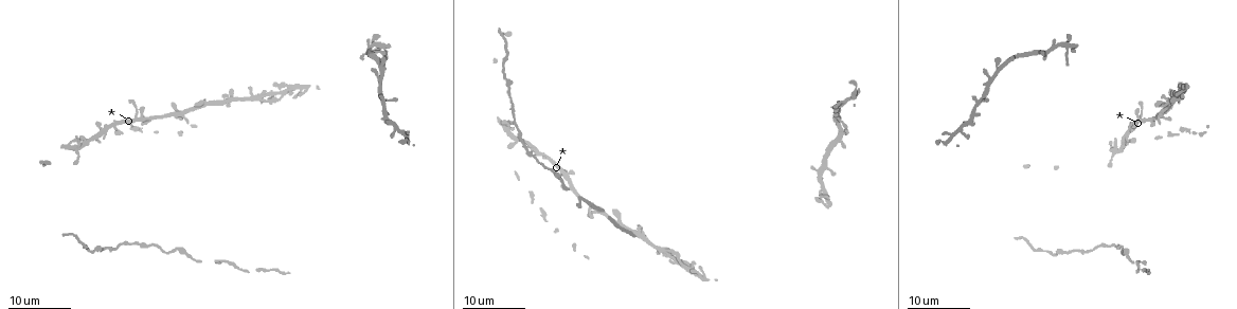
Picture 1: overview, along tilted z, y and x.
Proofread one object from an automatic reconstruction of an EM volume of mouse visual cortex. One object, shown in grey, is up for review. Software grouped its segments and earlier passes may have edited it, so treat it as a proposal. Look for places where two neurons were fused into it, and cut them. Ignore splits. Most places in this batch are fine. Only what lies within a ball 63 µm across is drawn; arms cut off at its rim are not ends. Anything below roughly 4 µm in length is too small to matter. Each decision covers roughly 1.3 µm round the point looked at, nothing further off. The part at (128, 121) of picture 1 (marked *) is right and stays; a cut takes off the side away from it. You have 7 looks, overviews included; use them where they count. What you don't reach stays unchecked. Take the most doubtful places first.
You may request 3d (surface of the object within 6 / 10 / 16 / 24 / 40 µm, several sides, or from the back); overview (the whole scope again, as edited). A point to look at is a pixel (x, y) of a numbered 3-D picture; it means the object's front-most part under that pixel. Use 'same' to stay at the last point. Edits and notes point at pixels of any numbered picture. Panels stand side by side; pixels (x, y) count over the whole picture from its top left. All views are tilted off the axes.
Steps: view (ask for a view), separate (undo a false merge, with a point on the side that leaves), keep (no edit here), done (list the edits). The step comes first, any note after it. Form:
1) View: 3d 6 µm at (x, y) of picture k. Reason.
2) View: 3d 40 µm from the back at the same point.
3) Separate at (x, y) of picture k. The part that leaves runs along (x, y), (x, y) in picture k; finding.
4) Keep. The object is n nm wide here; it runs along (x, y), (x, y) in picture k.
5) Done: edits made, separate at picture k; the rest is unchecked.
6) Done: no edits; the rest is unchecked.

View: 3d 24 µm at (178, 114) of picture 1. Looks like a crossing.

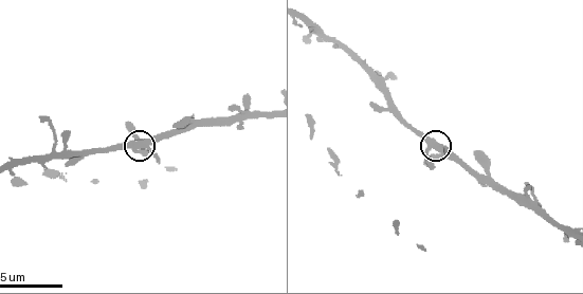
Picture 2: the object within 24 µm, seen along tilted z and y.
View: 3d 6 µm at (138, 145) of picture 2.

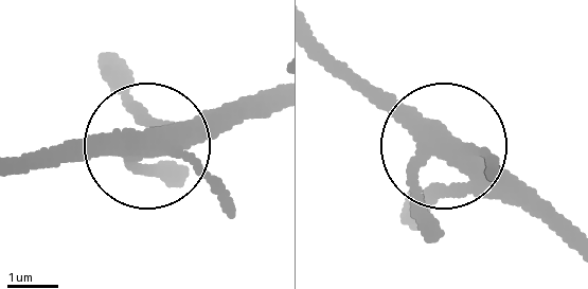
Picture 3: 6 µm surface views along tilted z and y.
Keep. It runs along (28, 163), (166, 150), (264, 109) in picture 3; all the same neuron.

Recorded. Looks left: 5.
View: 3d 16 µm at (1129, 134) of picture 1. Four or more arms meet.

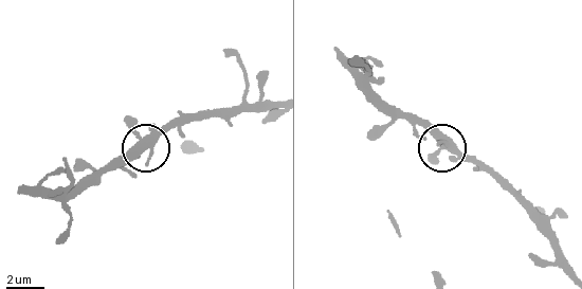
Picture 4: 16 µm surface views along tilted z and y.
View: 3d 10 µm at (145, 140) of picture 4. Closer look.

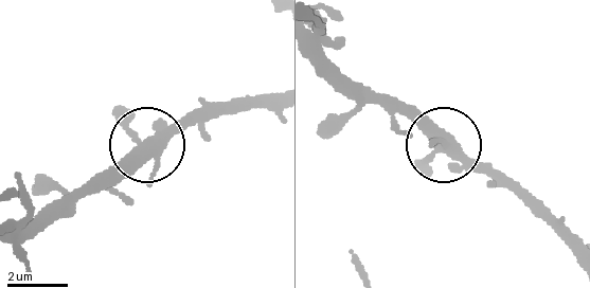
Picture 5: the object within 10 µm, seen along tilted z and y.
Keep. It runs along (268, 101), (196, 110), (117, 168), (66, 191) in picture 5; all the same neuron.

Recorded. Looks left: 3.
View: 3d 10 µm at (82, 157) of picture 2. Three arms meet.

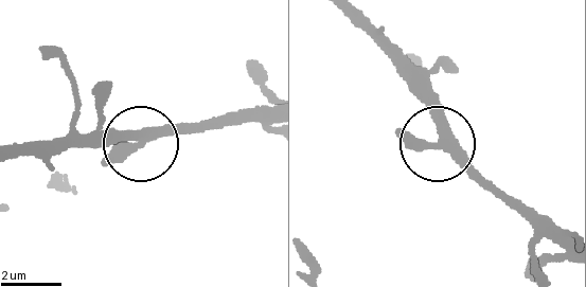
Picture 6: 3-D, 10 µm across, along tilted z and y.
Keep. 3 arms meet here; it runs along (42, 148), (215, 126) in picture 6; all the same neuron.

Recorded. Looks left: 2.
Done: no edits; the rest is unchecked.

